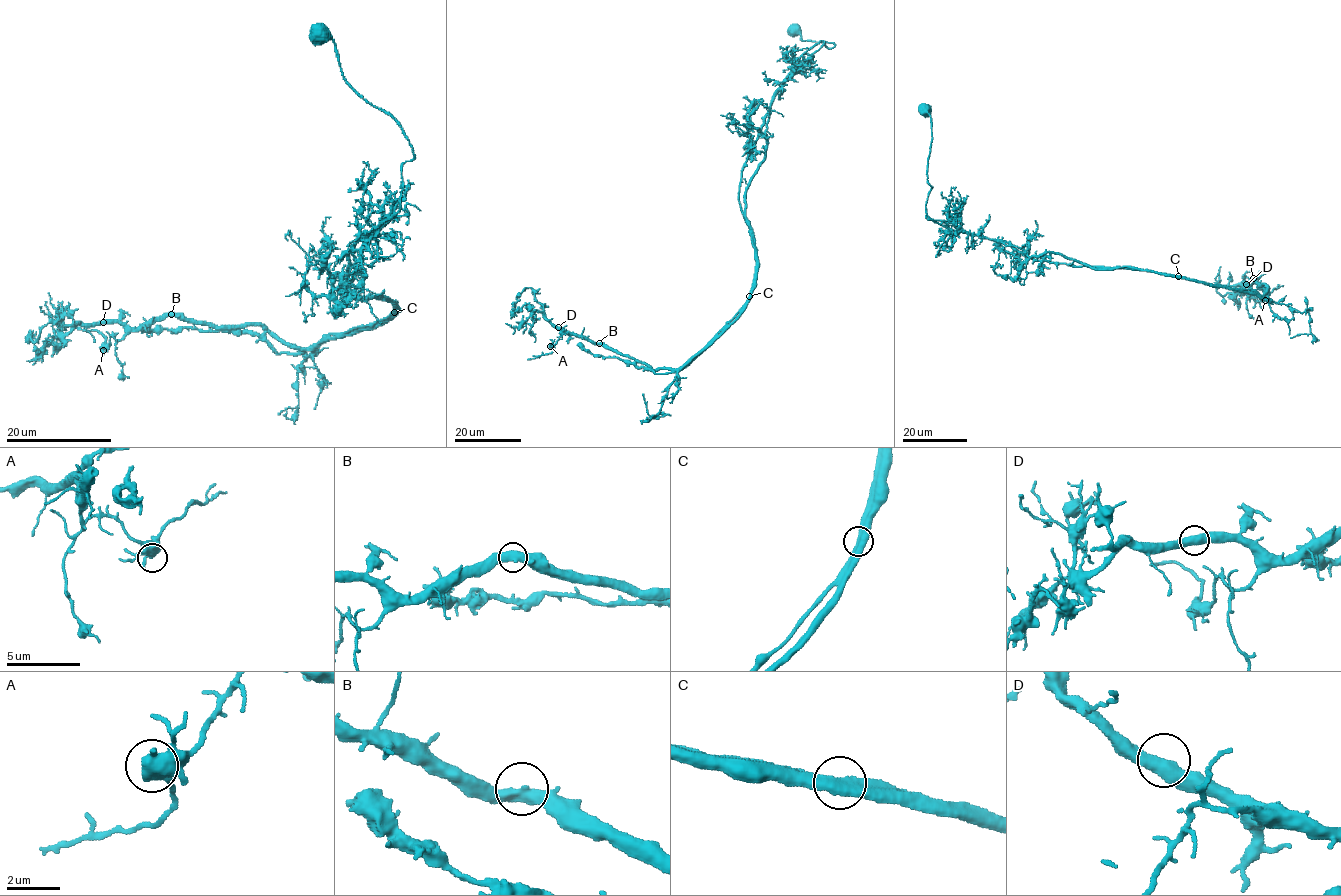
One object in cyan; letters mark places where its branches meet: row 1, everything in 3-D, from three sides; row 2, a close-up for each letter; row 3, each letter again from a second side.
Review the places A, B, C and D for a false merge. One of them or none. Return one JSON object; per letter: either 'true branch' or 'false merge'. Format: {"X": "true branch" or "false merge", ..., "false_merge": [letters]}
{"A": "true branch", "B": "true branch", "C": "false merge", "D": "true branch", "false_merge": ["C"]}

